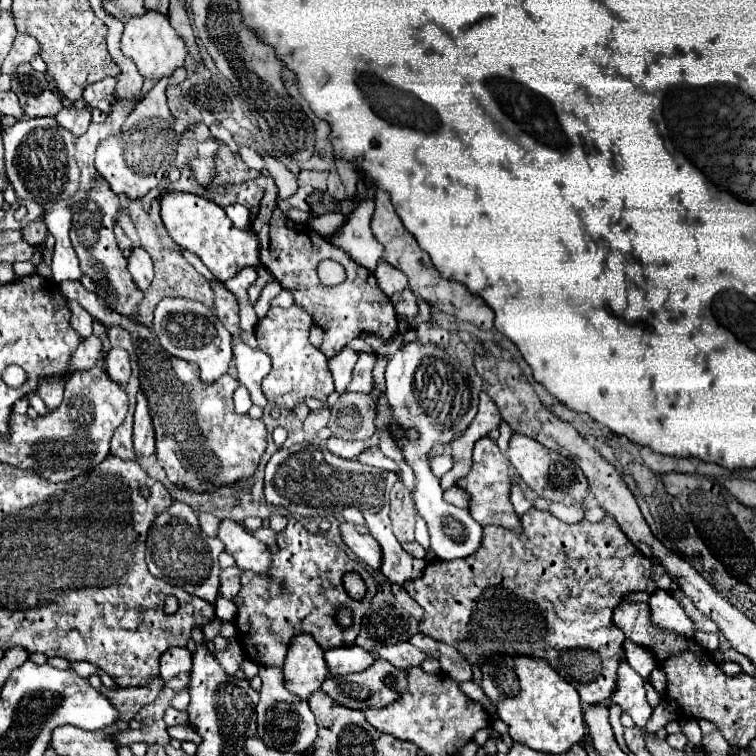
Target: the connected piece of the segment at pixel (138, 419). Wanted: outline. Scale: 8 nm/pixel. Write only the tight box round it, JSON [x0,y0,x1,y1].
[134,390,156,456]

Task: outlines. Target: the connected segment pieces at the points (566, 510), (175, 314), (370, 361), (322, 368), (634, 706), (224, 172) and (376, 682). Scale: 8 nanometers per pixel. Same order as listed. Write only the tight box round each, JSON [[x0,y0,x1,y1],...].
[[548,504,584,524],[154,298,232,384],[346,354,376,392],[254,306,334,408],[610,662,652,728],[212,142,260,184],[322,660,406,710]]

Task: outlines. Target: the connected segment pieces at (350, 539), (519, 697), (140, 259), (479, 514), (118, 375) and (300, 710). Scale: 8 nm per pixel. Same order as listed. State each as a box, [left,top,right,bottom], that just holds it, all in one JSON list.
[[340,522,382,570],[480,656,586,754],[128,248,152,290],[458,436,520,528],[102,348,132,386],[256,666,316,754]]

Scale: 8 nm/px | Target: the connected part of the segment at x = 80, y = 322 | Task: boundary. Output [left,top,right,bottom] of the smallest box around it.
[70,302,92,338]

